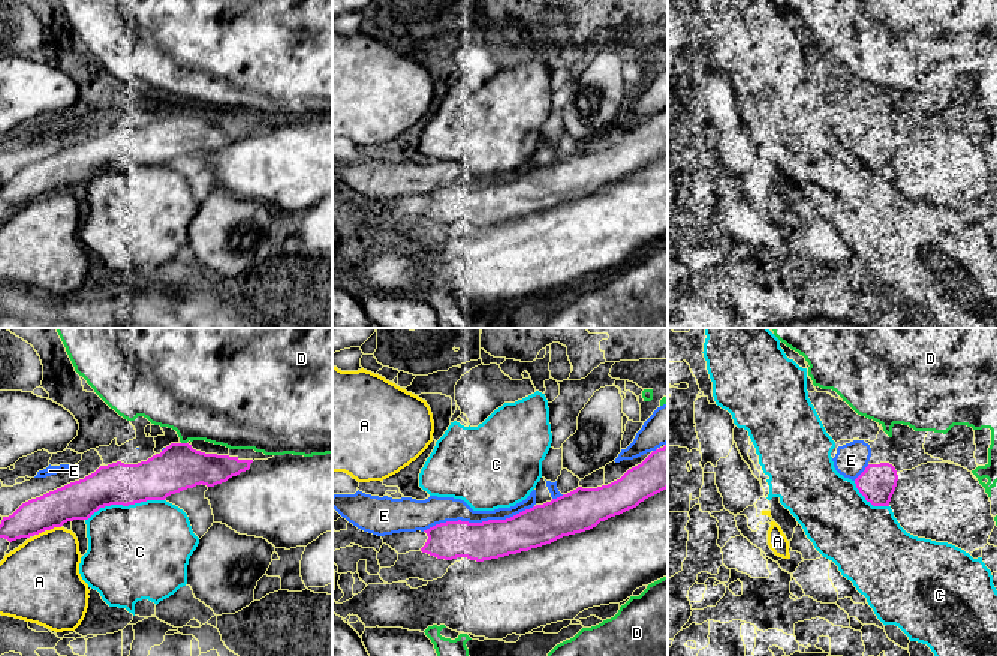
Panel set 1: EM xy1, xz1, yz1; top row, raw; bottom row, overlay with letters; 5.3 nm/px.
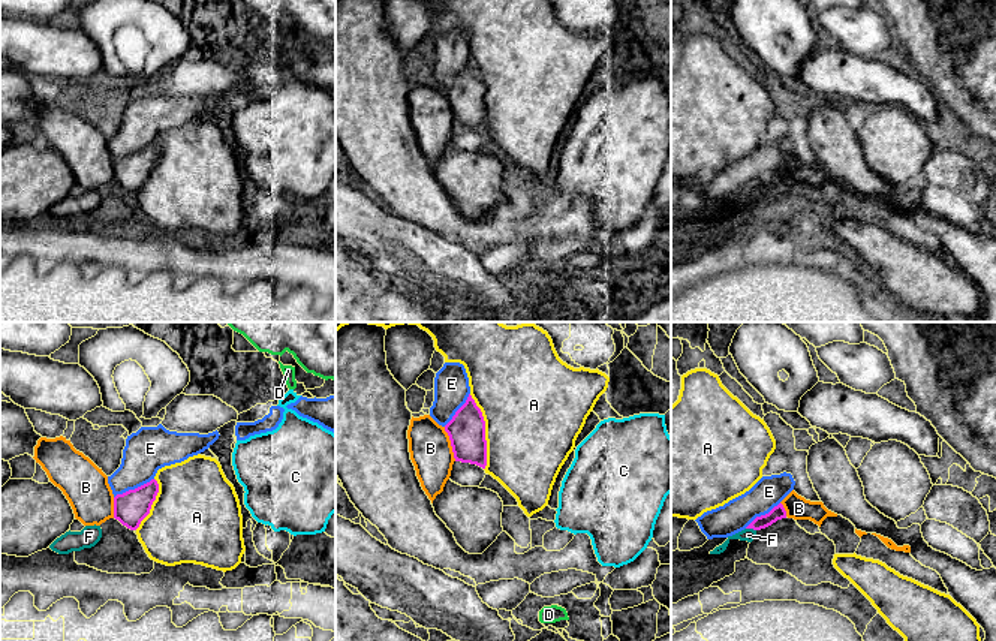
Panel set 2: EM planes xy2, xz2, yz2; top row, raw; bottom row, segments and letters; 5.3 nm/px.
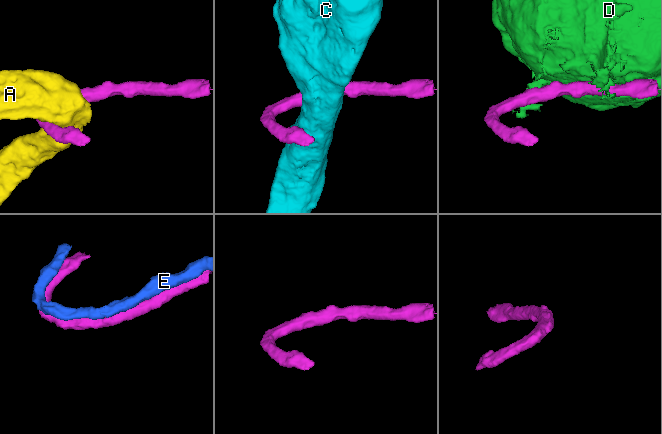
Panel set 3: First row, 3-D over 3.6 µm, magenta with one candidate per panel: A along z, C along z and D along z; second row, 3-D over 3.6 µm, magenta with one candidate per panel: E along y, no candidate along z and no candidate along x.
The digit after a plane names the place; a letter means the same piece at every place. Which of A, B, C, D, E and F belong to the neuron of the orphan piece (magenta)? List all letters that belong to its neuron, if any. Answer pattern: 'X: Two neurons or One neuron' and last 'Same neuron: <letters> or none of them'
A: Two neurons
B: Two neurons
C: Two neurons
D: Two neurons
E: One neuron
F: Two neurons
Same neuron: E

